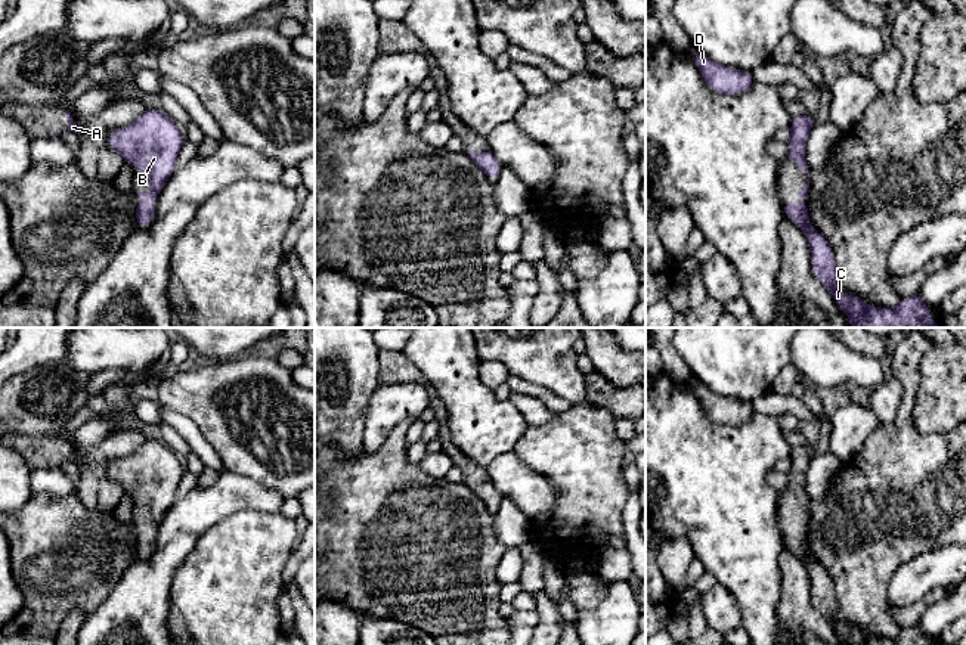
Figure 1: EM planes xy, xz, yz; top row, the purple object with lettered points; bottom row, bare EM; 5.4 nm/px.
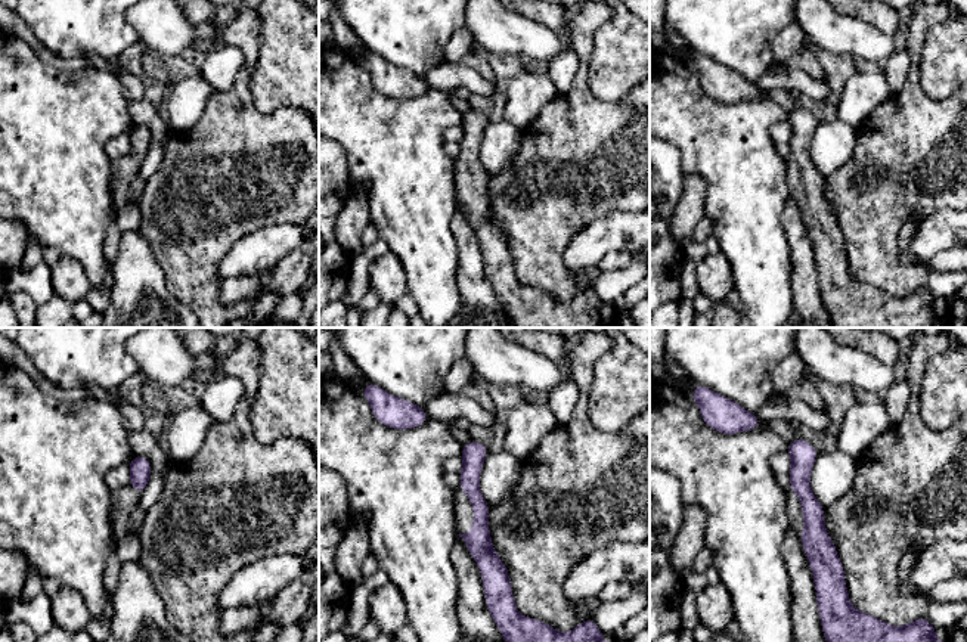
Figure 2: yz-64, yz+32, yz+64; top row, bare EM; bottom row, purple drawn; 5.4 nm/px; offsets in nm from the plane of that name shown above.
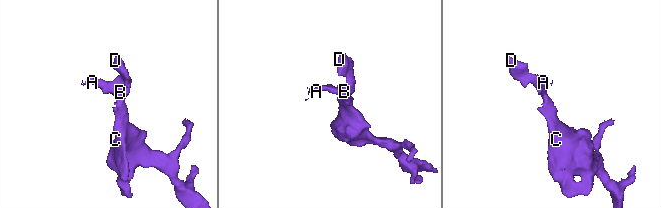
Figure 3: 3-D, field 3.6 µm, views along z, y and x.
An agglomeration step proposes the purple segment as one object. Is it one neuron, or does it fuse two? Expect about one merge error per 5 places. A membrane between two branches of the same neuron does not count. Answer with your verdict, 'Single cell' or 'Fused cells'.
Single cell

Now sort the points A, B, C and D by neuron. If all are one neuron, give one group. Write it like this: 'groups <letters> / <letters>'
groups A B C D

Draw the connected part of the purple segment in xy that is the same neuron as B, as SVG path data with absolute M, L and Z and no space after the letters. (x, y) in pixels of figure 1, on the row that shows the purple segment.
M146 109L130 125L111 131L106 142L111 151L120 154L133 168L139 167L149 180L152 190L137 190L145 201L134 205L137 227L149 227L157 210L152 199L158 198L171 177L185 142L182 128L162 109Z

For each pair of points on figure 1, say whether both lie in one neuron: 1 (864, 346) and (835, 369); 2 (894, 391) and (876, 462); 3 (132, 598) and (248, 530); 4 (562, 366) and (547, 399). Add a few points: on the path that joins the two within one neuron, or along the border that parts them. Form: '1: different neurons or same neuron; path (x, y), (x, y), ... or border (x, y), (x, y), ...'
1: different neurons; border (842, 343), (882, 362)
2: different neurons; border (903, 391), (895, 416), (889, 422), (881, 424)
3: different neurons; border (195, 545), (175, 571), (169, 601)
4: different neurons; border (519, 377), (542, 384), (572, 403)

